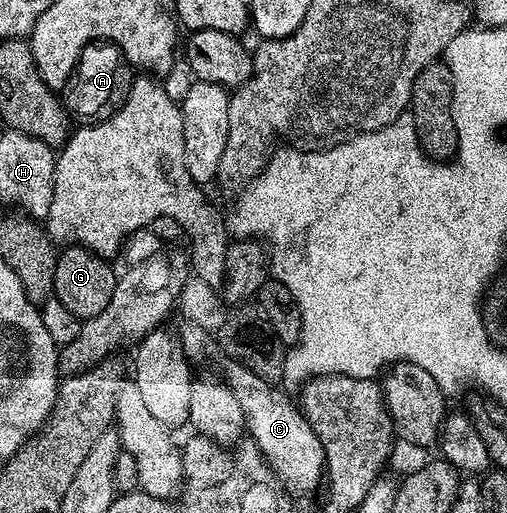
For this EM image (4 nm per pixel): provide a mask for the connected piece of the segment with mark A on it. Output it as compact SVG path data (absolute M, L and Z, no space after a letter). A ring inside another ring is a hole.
M97 41L86 46L77 60L71 79L65 87L65 105L68 115L75 114L79 120L104 122L127 98L133 81L133 67L113 42ZM132 73L132 74L131 74ZM67 94L67 98L66 98Z

